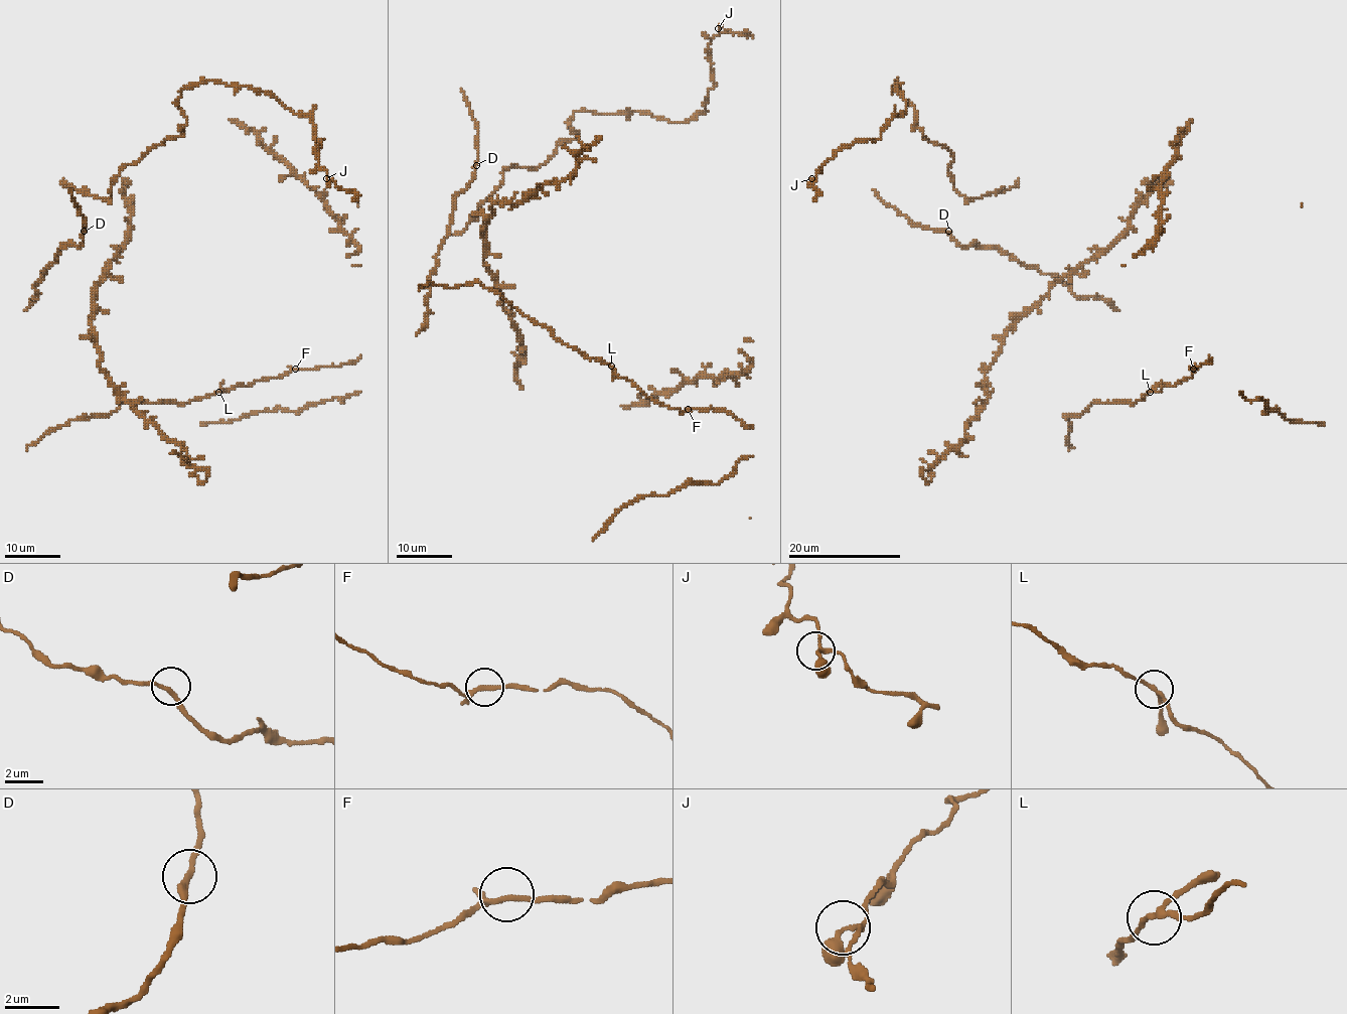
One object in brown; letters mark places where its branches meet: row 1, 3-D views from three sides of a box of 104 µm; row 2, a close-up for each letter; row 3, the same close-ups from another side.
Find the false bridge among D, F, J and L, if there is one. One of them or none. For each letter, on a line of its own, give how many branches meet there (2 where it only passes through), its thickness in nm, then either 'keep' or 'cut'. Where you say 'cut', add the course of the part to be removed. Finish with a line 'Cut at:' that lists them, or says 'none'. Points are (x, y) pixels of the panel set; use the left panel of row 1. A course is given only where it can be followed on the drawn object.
D: 2 branches meet; 200 nm thick; keep
F: 3 branches meet; 170 nm thick; keep
J: 3 branches meet; 240 nm thick; keep
L: 3 branches meet; 180 nm thick; keep
Cut at: none

